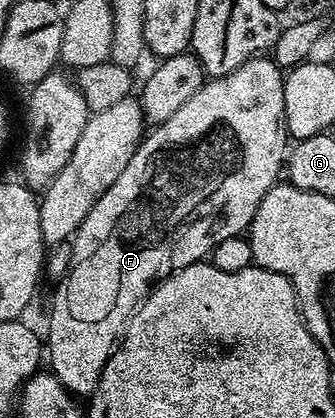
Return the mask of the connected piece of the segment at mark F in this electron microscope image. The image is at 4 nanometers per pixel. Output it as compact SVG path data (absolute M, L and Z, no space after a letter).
M260 54L253 60L245 61L237 70L233 70L224 76L216 76L208 79L163 124L154 125L143 136L139 147L129 159L129 164L125 170L118 175L109 189L99 198L92 209L85 215L84 220L74 232L71 245L71 264L68 266L65 275L62 277L63 296L59 296L51 304L51 329L45 332L45 356L51 359L50 371L64 384L67 391L76 398L89 398L95 392L97 382L109 362L111 353L120 339L121 333L126 329L128 320L135 315L136 308L147 299L148 292L161 280L167 279L174 272L180 272L185 266L200 263L204 258L210 257L215 247L227 238L246 233L251 226L251 219L257 214L257 206L261 206L261 198L269 194L269 190L274 188L280 179L285 168L285 157L289 152L289 135L286 124L285 94L283 93L283 83L285 72L279 69L271 60L266 60L266 55Z

